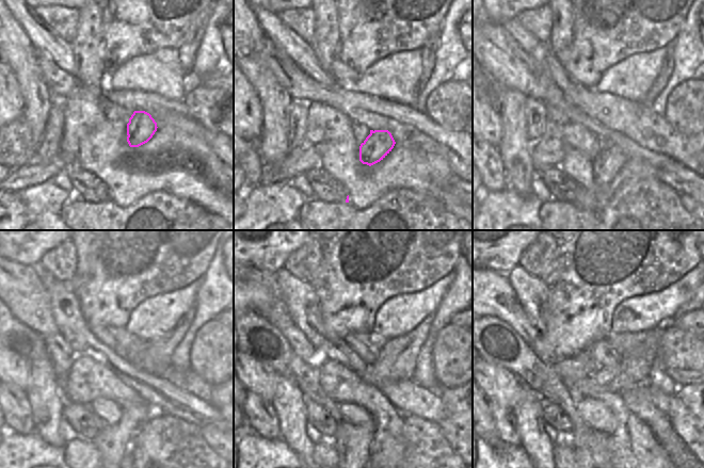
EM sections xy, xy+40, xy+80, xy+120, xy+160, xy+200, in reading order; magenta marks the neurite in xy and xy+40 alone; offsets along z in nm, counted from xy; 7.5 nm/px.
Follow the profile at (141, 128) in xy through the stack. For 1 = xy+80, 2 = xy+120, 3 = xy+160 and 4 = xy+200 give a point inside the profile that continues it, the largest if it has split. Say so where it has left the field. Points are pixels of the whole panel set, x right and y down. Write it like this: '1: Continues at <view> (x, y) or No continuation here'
1: Continues at xy+80 (607, 163)
2: Continues at xy+120 (115, 445)
3: Continues at xy+160 (356, 447)
4: Continues at xy+200 (579, 447).

